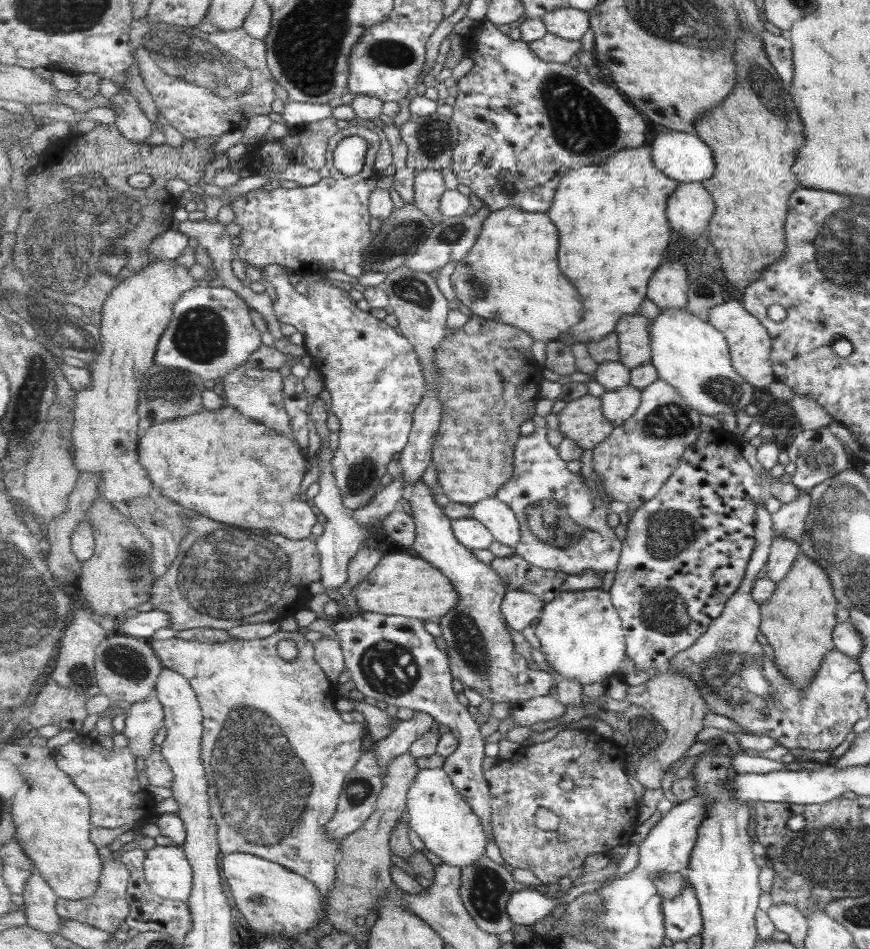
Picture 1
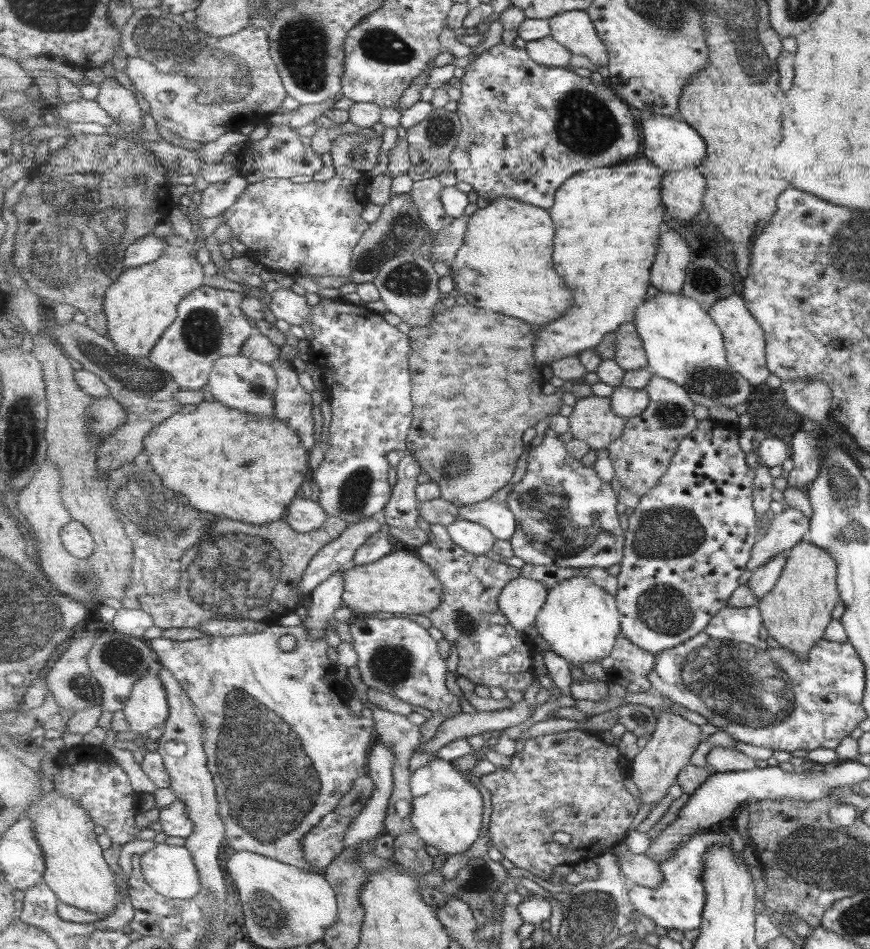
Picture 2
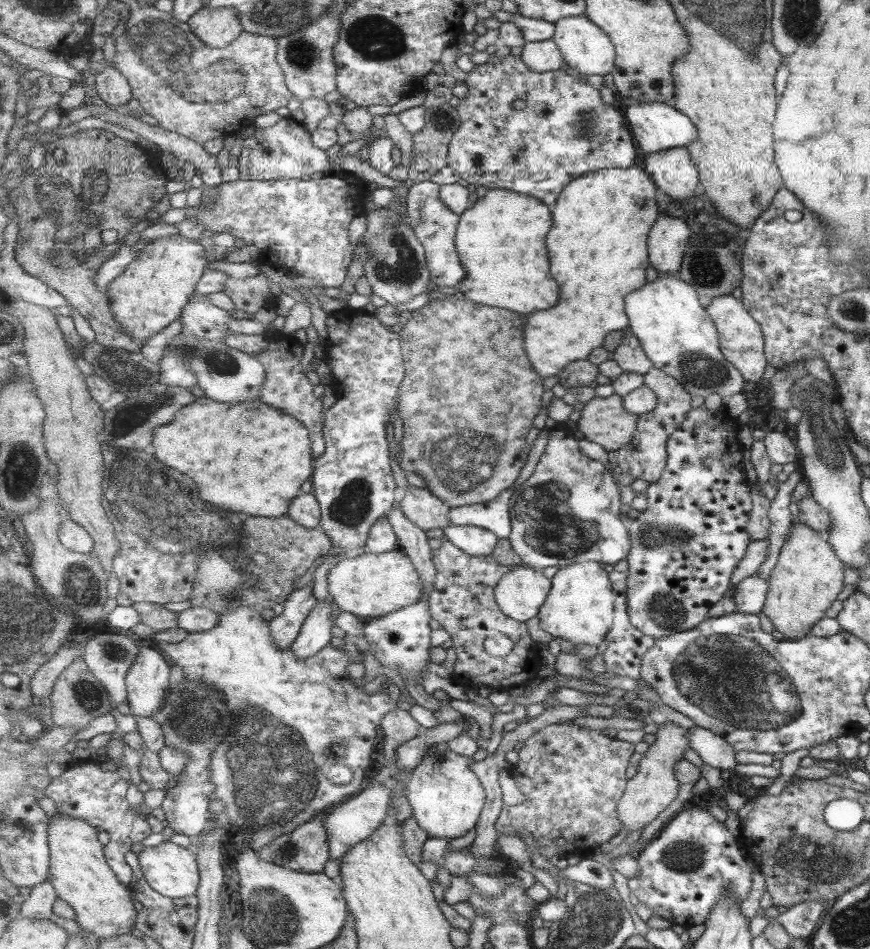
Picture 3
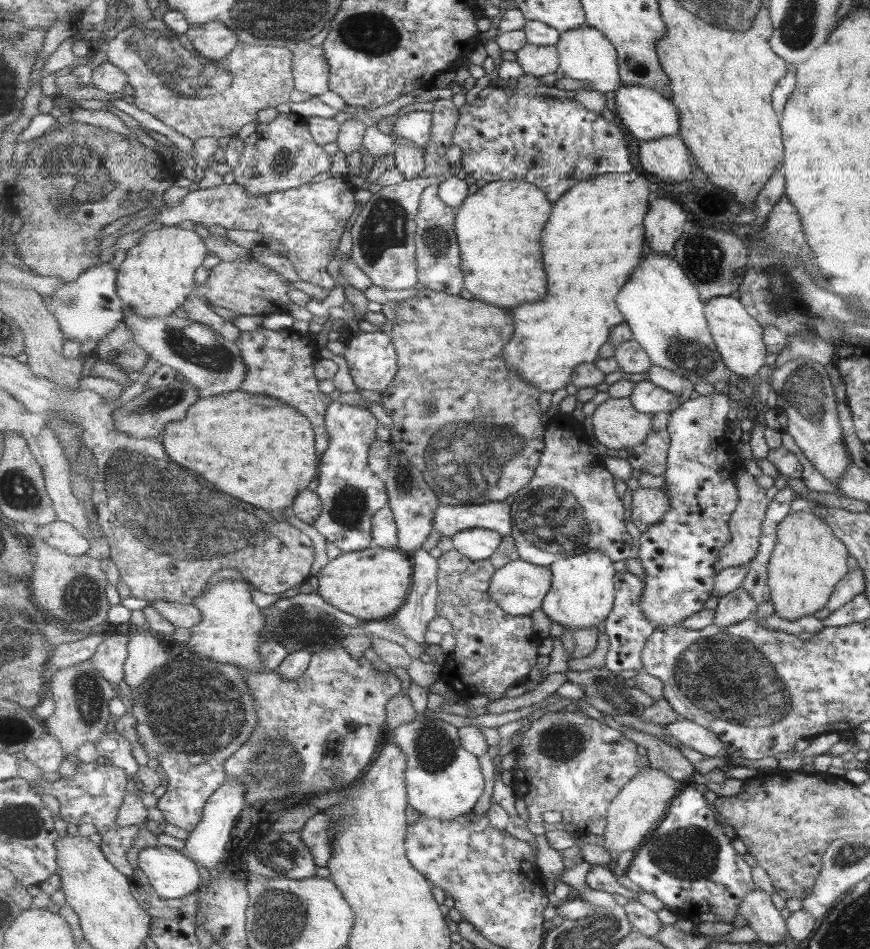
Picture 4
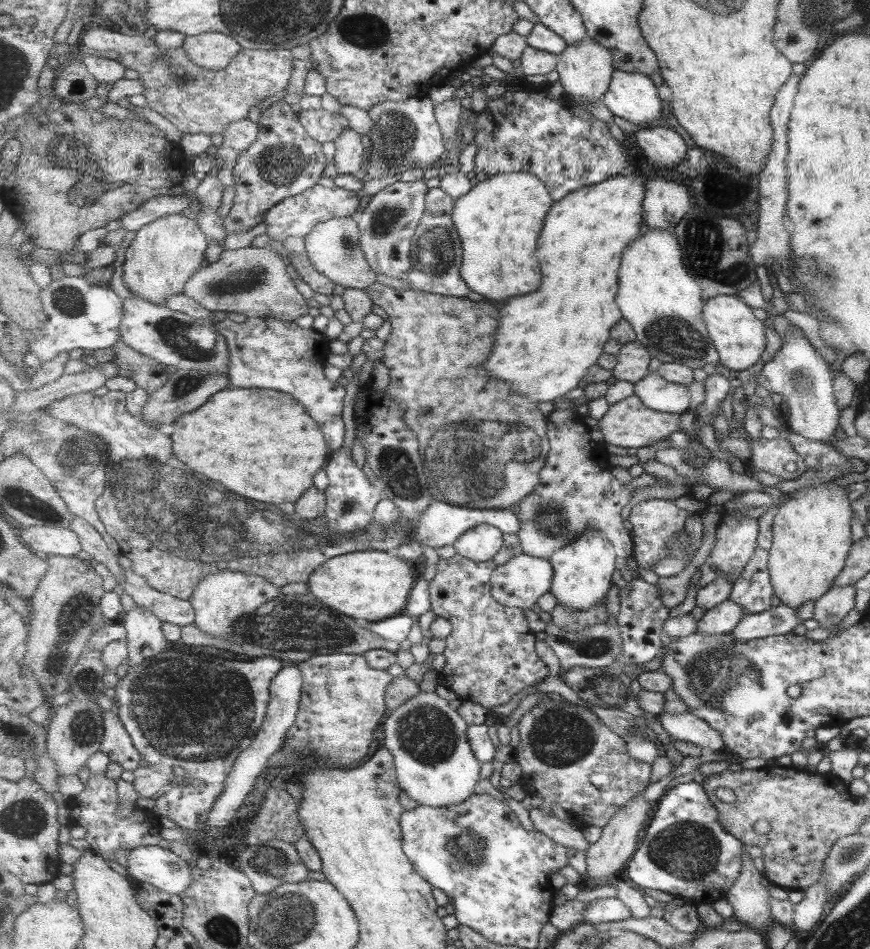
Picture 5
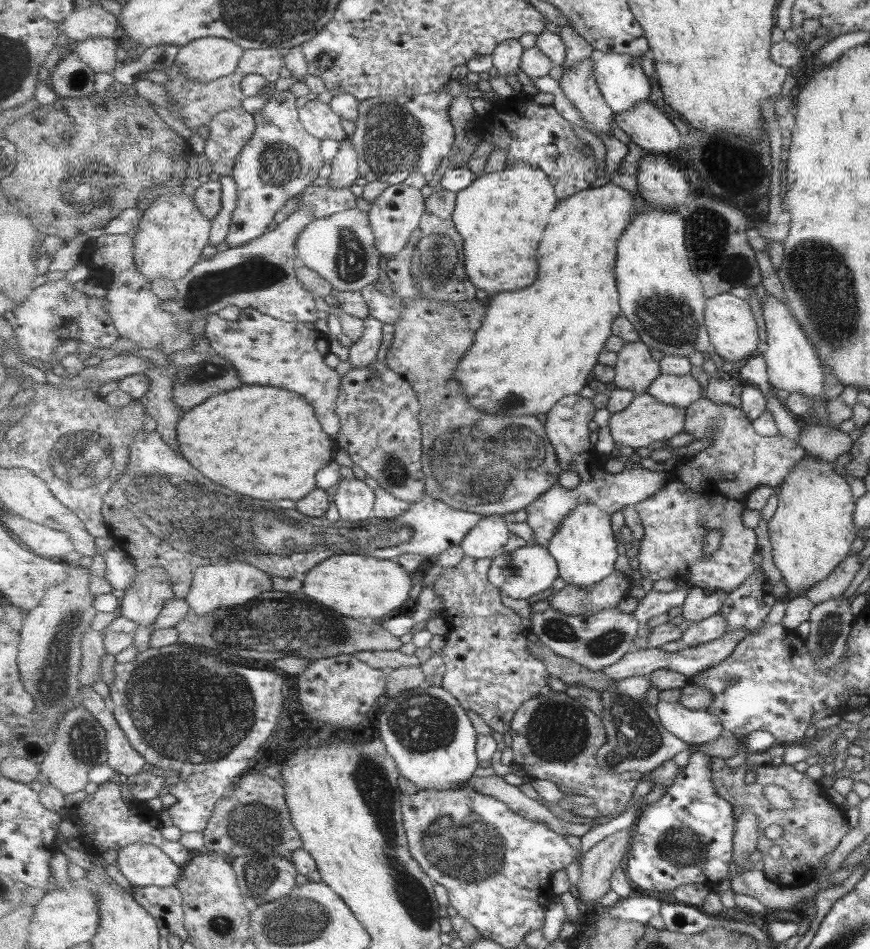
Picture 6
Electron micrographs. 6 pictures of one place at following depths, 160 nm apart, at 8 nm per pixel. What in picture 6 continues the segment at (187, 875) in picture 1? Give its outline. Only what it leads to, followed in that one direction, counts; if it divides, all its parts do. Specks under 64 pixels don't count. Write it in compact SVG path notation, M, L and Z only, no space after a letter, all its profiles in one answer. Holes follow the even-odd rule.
M135 843L121 848L118 852L118 866L134 888L138 886L167 888L177 885L184 872L182 865L178 865L164 850L153 844Z

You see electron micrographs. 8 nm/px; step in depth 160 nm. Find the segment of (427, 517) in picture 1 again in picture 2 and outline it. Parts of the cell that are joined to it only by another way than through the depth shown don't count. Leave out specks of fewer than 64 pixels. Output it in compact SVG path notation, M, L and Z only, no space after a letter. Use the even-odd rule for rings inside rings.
M433 524L430 526L429 542L418 548L420 560L423 560L433 572L435 576L441 580L443 584L443 600L439 605L439 609L429 614L432 626L439 629L443 637L453 646L460 661L458 662L457 675L469 679L473 685L483 685L499 687L504 692L509 690L518 690L522 694L527 692L527 688L537 686L537 678L533 674L533 660L531 660L531 651L533 643L524 632L519 632L509 619L502 613L499 598L503 590L509 583L521 577L523 570L515 568L515 566L507 566L493 562L491 558L483 555L475 555L466 552L463 547L459 547L452 540L449 529L443 524Z

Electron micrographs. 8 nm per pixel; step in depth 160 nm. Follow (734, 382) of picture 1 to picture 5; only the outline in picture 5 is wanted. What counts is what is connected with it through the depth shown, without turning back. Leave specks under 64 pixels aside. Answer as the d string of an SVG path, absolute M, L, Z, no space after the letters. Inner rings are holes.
M649 229L637 239L633 248L629 248L629 252L625 252L625 264L621 268L621 292L617 296L617 304L624 318L633 326L638 340L662 363L675 362L693 370L702 368L708 371L714 364L720 363L720 352L716 349L716 344L713 344L704 319L706 302L702 296L701 285L694 279L690 270L687 272L683 250L669 230Z

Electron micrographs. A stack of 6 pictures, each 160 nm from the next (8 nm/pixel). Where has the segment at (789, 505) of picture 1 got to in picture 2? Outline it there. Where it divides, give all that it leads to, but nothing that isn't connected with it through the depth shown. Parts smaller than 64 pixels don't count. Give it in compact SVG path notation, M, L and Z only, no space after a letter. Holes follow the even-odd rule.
M784 506L772 522L769 533L759 537L753 547L753 557L747 568L750 572L771 562L781 552L788 552L808 535L808 518L800 510Z

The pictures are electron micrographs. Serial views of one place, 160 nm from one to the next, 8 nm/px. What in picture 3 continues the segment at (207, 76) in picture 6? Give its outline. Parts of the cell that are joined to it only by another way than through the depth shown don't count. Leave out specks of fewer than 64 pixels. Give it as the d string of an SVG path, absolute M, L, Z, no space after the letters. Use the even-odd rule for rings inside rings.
M235 7L201 9L187 23L211 48L227 48L244 31L244 24Z

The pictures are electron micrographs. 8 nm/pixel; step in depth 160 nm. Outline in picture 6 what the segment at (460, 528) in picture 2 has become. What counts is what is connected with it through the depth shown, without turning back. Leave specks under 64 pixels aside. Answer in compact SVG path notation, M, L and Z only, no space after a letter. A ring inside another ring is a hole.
M485 515L470 530L462 547L466 556L477 560L495 559L504 551L512 533L502 515Z

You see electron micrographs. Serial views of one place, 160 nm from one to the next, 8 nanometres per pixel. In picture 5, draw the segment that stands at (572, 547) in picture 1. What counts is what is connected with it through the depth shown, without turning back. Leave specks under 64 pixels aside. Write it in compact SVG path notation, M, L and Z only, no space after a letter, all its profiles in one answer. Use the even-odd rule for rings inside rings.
M565 397L557 399L555 409L547 416L550 451L547 462L539 474L540 483L534 488L533 492L530 492L528 497L518 502L518 517L521 521L518 536L521 539L521 547L523 547L525 555L550 559L555 553L583 537L587 530L596 529L603 537L613 543L617 557L622 559L633 558L635 542L632 532L627 530L625 524L623 524L621 510L629 504L635 488L655 486L655 484L658 485L661 482L645 473L637 479L633 479L628 485L621 484L621 480L617 480L617 472L613 472L614 465L613 460L609 460L609 448L606 448L604 443L593 440L594 428L585 423L586 415L577 412L571 400Z

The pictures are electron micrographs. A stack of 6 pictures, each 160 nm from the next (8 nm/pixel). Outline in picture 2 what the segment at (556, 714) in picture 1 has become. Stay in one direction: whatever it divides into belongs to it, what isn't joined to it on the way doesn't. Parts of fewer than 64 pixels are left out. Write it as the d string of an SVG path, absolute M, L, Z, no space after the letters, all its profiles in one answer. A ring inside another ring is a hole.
M527 700L517 701L509 709L496 711L479 711L475 714L461 713L447 719L437 731L437 736L419 747L419 752L432 752L437 754L443 746L450 742L469 738L469 736L481 736L485 732L509 730L525 720L531 720L533 711Z

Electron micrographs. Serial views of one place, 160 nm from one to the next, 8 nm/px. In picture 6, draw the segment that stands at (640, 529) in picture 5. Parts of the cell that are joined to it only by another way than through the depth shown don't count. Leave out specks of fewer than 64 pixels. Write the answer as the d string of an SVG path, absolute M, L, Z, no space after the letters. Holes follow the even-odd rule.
M701 398L696 400L688 408L688 413L686 414L686 427L684 432L692 434L695 439L703 440L703 438L711 437L713 442L710 446L708 446L703 451L690 456L689 458L685 457L679 459L677 465L673 467L672 471L672 479L669 481L667 486L664 486L657 494L653 495L651 498L640 502L634 506L634 510L638 513L640 520L642 522L642 526L644 528L644 537L640 540L640 550L638 554L638 560L640 562L639 570L641 574L650 580L652 583L657 582L661 579L671 578L675 582L679 582L679 580L683 580L683 582L690 582L694 587L700 587L705 590L709 590L710 592L714 590L723 590L727 593L731 594L737 590L737 588L741 587L741 584L745 584L753 574L763 574L762 569L757 569L757 564L753 561L753 558L759 554L759 540L757 540L757 536L755 536L755 532L751 528L747 528L745 524L743 524L743 520L741 520L741 516L743 516L743 510L745 510L745 500L746 496L750 493L750 490L760 486L779 486L782 481L788 476L789 471L792 470L794 466L802 458L804 458L804 454L807 452L804 448L801 448L795 441L789 440L780 434L777 436L761 436L754 427L754 424L748 419L748 416L744 413L744 411L740 407L735 407L729 404L715 404L712 400L707 398ZM709 428L714 428L713 431ZM726 473L733 473L735 475L734 480L727 480L724 475ZM713 529L720 529L722 541L719 547L719 550L715 551L709 558L702 559L704 556L702 553L703 550L703 536L707 535L707 533Z

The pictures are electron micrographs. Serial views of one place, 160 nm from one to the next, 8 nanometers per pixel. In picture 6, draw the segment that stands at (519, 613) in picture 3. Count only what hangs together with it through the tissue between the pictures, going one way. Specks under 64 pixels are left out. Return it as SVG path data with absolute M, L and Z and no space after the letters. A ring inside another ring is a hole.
M528 545L513 553L501 553L492 560L489 581L501 590L501 593L515 600L529 600L535 594L541 594L553 586L553 582L560 577L559 565L549 553L548 547Z

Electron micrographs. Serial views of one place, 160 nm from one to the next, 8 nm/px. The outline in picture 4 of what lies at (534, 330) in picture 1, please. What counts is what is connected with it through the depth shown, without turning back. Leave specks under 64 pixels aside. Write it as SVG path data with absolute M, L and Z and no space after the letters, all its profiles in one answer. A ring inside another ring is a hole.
M501 180L489 183L473 194L457 209L456 233L462 254L465 289L473 298L501 308L515 308L525 302L541 302L549 294L547 274L541 250L541 232L547 226L554 203L543 190L527 181Z

